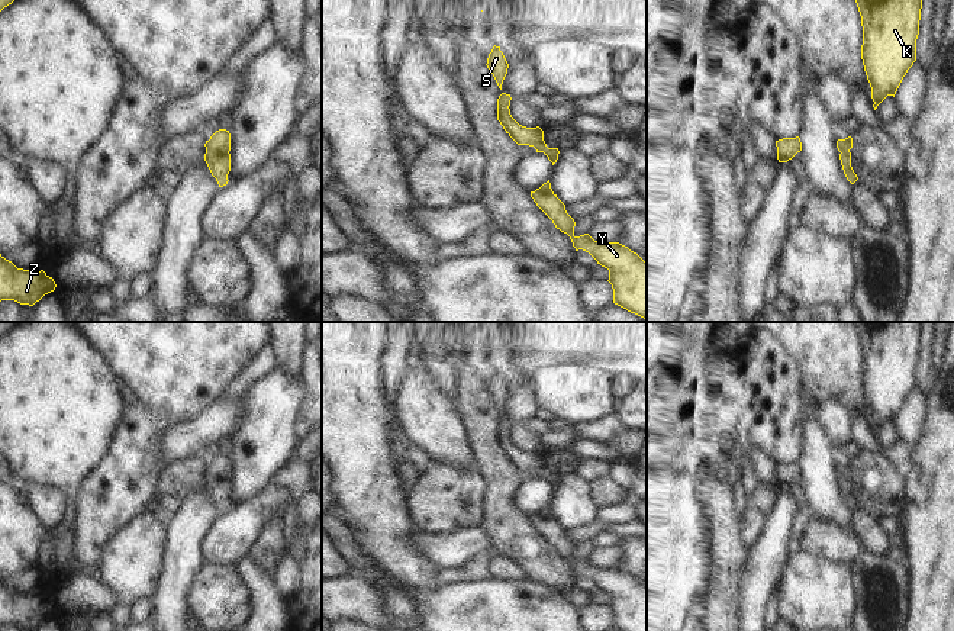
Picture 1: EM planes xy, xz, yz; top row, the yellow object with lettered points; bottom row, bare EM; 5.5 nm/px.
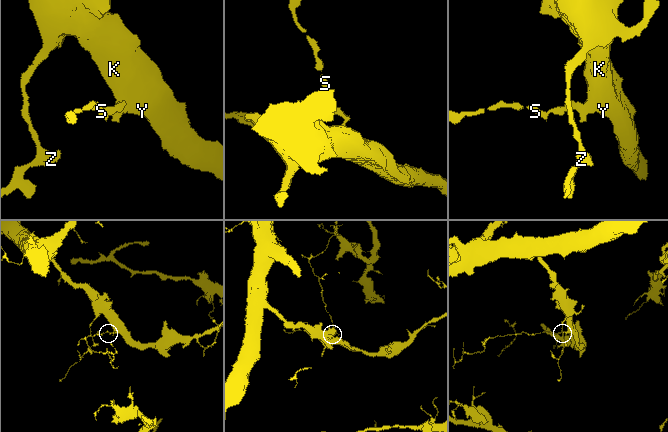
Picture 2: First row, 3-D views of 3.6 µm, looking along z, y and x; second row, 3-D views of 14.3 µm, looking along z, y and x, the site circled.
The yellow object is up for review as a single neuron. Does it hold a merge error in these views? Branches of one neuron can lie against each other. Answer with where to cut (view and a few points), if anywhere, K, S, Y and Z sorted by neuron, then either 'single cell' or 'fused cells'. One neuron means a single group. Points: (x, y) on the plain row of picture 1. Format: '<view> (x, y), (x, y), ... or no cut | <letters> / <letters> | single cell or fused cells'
no cut | K S Y Z | single cell

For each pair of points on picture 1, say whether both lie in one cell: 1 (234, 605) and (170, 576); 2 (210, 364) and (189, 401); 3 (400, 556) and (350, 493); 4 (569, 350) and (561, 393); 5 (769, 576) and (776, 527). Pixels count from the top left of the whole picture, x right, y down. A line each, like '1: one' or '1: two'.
1: two
2: one
3: one
4: two
5: one

